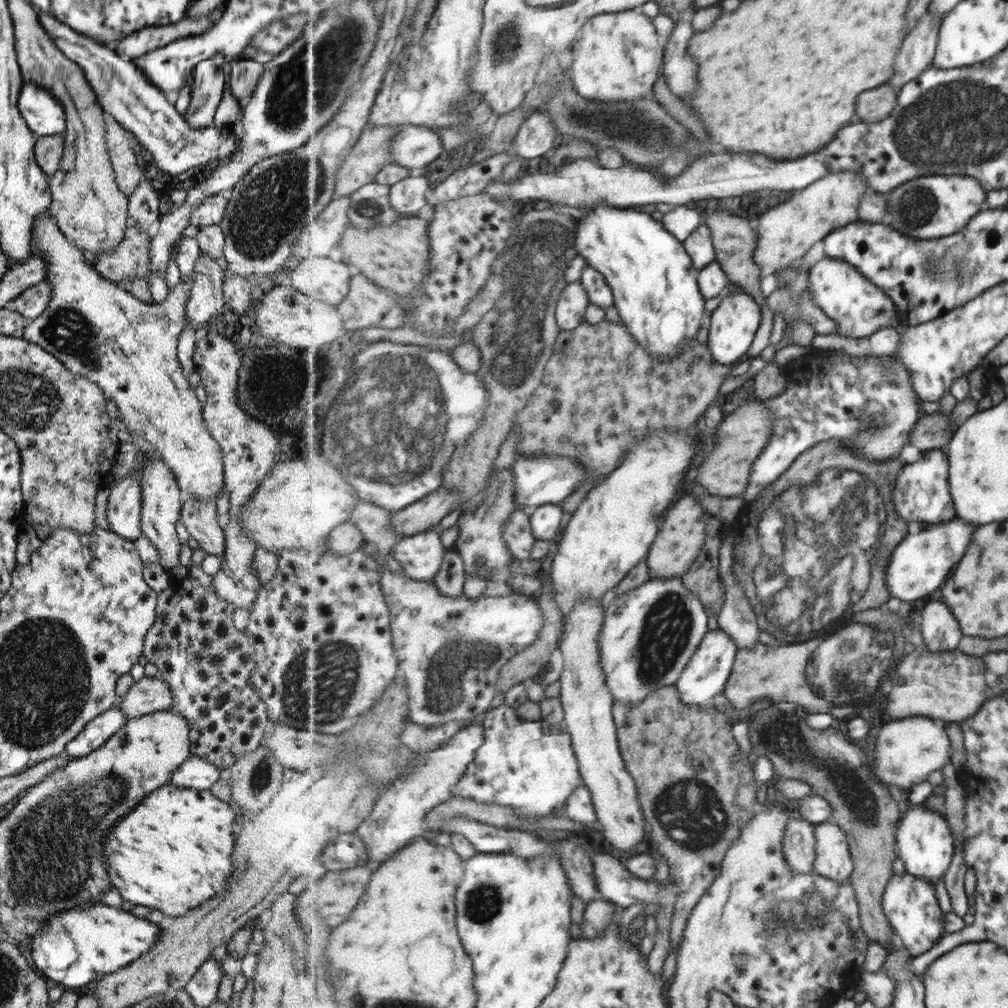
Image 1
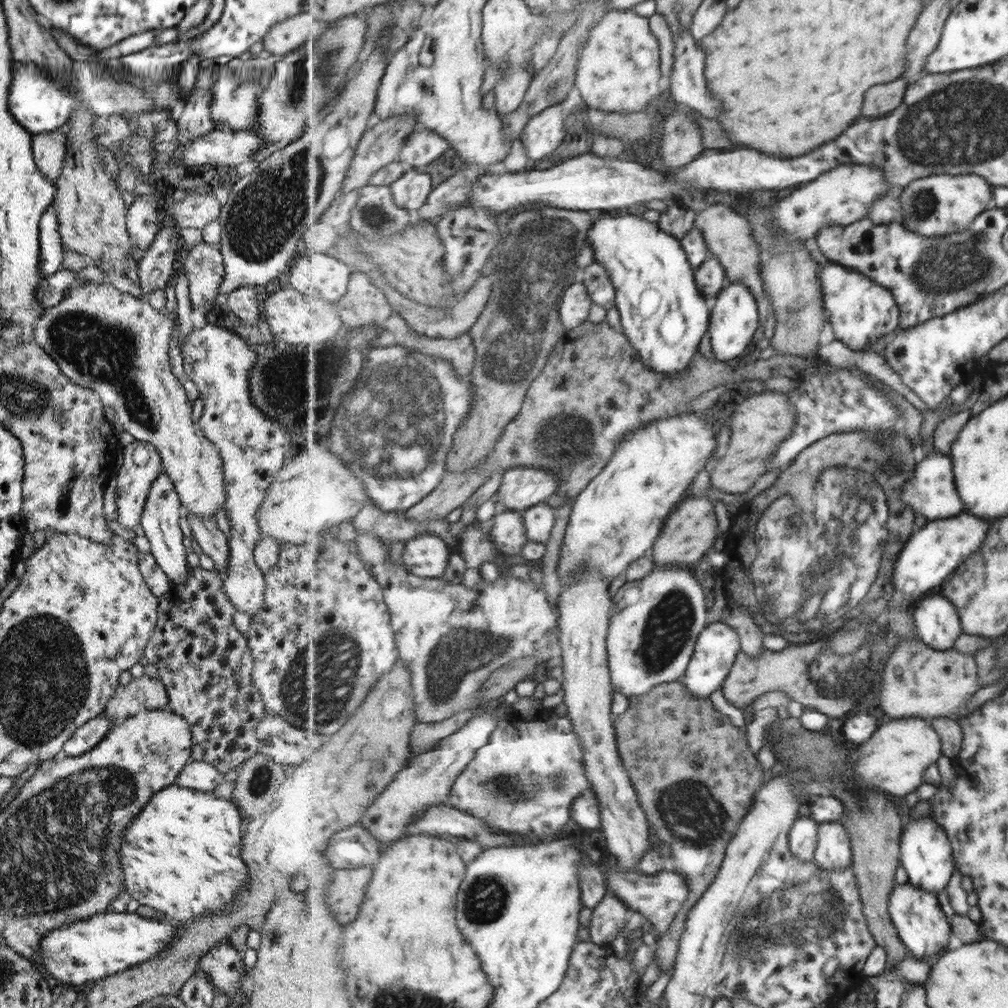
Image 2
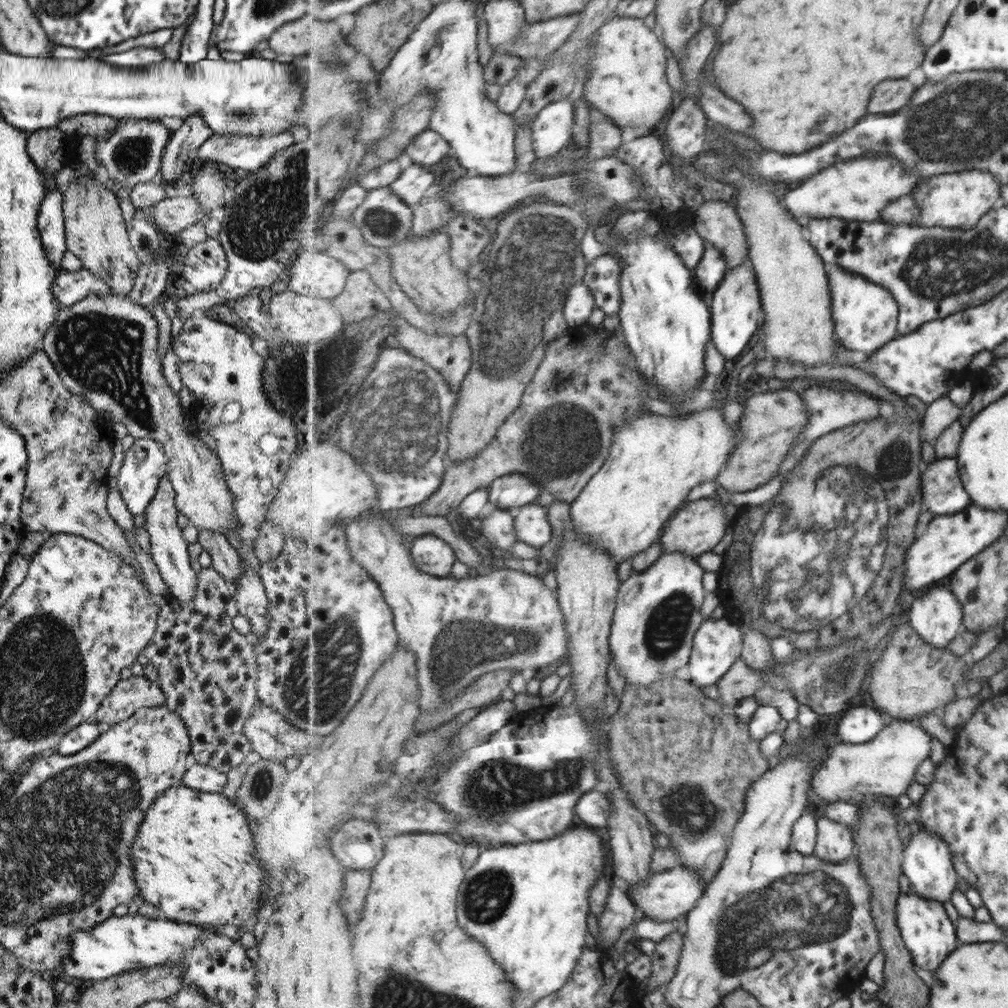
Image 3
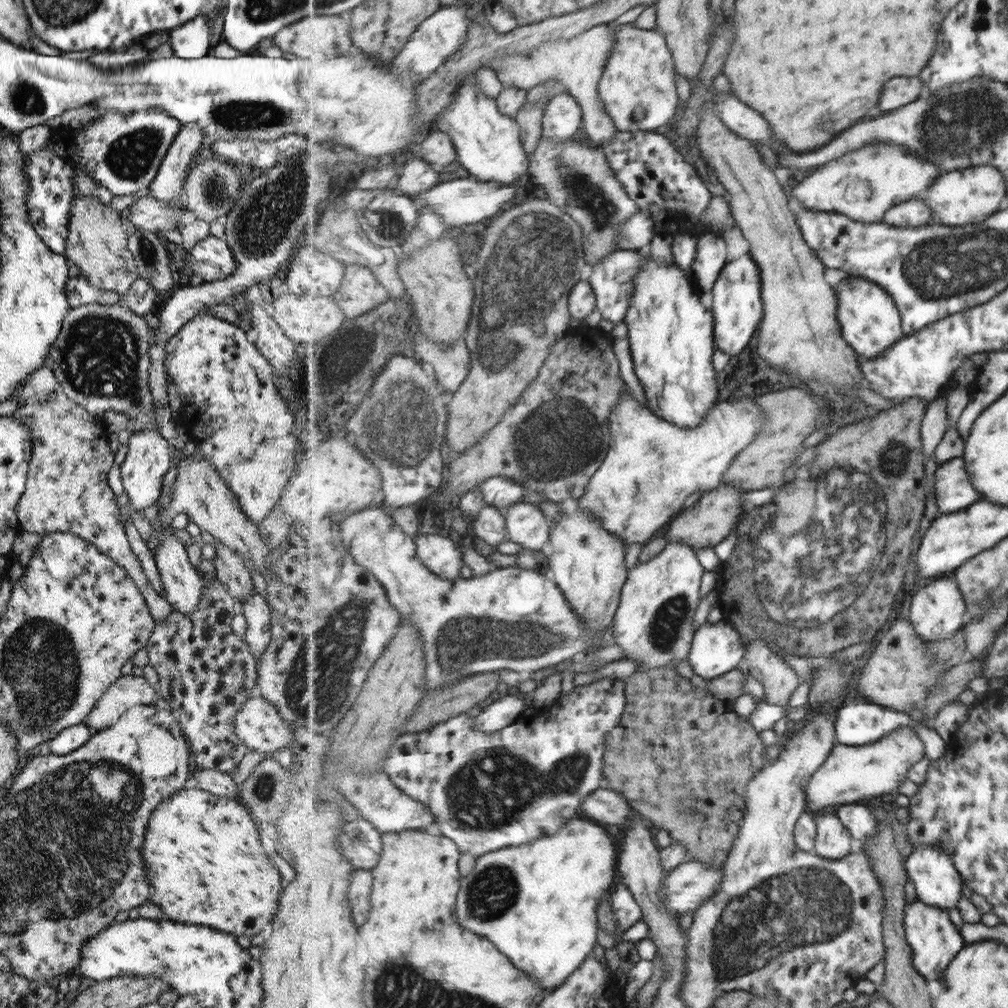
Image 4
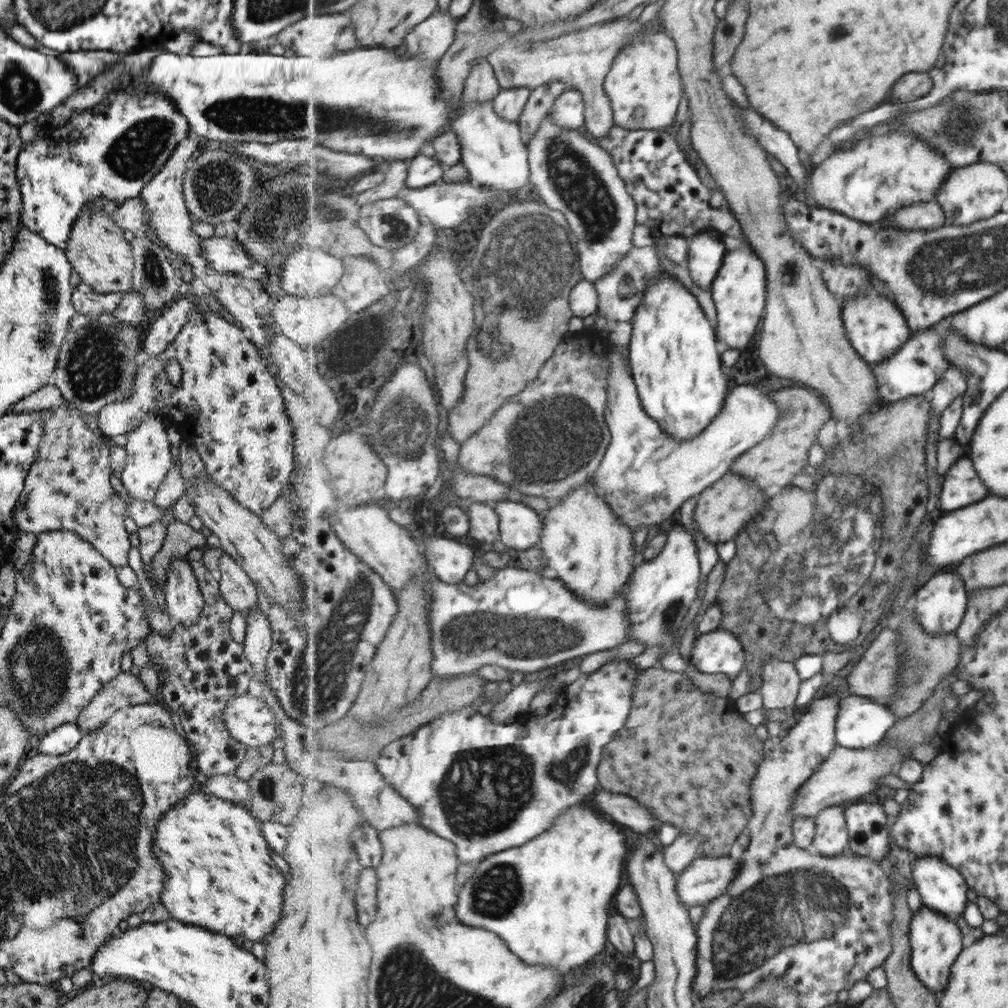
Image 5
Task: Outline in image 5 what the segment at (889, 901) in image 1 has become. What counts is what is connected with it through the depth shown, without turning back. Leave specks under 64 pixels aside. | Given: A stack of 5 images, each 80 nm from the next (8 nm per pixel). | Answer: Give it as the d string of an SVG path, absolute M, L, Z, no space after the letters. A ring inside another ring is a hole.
M923 906L919 913L915 913L910 925L910 942L912 945L911 964L918 975L932 992L943 991L949 984L951 969L966 948L964 934L961 928L951 922L945 915Z

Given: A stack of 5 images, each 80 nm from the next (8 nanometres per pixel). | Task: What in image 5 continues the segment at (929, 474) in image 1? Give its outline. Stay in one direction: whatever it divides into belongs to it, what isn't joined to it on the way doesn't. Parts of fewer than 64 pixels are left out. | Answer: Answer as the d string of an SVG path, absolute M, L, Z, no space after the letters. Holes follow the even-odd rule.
M969 457L955 462L949 473L942 477L944 482L939 496L942 513L965 509L989 494Z

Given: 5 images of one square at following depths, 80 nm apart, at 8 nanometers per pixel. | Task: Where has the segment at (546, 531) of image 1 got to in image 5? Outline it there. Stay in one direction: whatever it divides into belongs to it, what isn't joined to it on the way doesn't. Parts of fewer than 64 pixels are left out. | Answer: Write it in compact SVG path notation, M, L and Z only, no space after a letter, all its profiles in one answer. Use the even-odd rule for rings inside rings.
M508 500L496 503L495 509L500 518L501 541L509 551L524 552L542 544L543 514Z

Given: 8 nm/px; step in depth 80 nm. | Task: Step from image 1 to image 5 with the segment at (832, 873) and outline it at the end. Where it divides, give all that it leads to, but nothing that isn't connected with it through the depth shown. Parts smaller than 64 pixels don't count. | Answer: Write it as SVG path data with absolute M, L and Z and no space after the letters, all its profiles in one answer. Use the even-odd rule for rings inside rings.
M835 805L822 810L816 819L816 835L813 846L825 857L837 857L843 848L850 846L850 832L846 808Z

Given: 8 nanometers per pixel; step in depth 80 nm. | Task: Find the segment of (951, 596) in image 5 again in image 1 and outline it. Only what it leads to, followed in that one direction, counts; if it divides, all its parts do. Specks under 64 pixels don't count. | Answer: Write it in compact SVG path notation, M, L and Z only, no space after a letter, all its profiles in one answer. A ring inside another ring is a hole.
M939 600L930 601L918 610L925 644L933 651L952 651L959 646L964 632L950 606Z

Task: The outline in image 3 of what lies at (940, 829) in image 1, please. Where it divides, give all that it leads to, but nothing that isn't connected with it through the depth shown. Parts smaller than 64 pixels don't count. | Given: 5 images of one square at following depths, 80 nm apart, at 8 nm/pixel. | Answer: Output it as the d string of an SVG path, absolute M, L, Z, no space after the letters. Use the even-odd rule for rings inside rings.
M919 829L917 833L911 834L909 843L904 849L903 870L909 878L915 894L941 903L951 901L951 897L957 891L957 882L960 881L950 843L928 830Z

